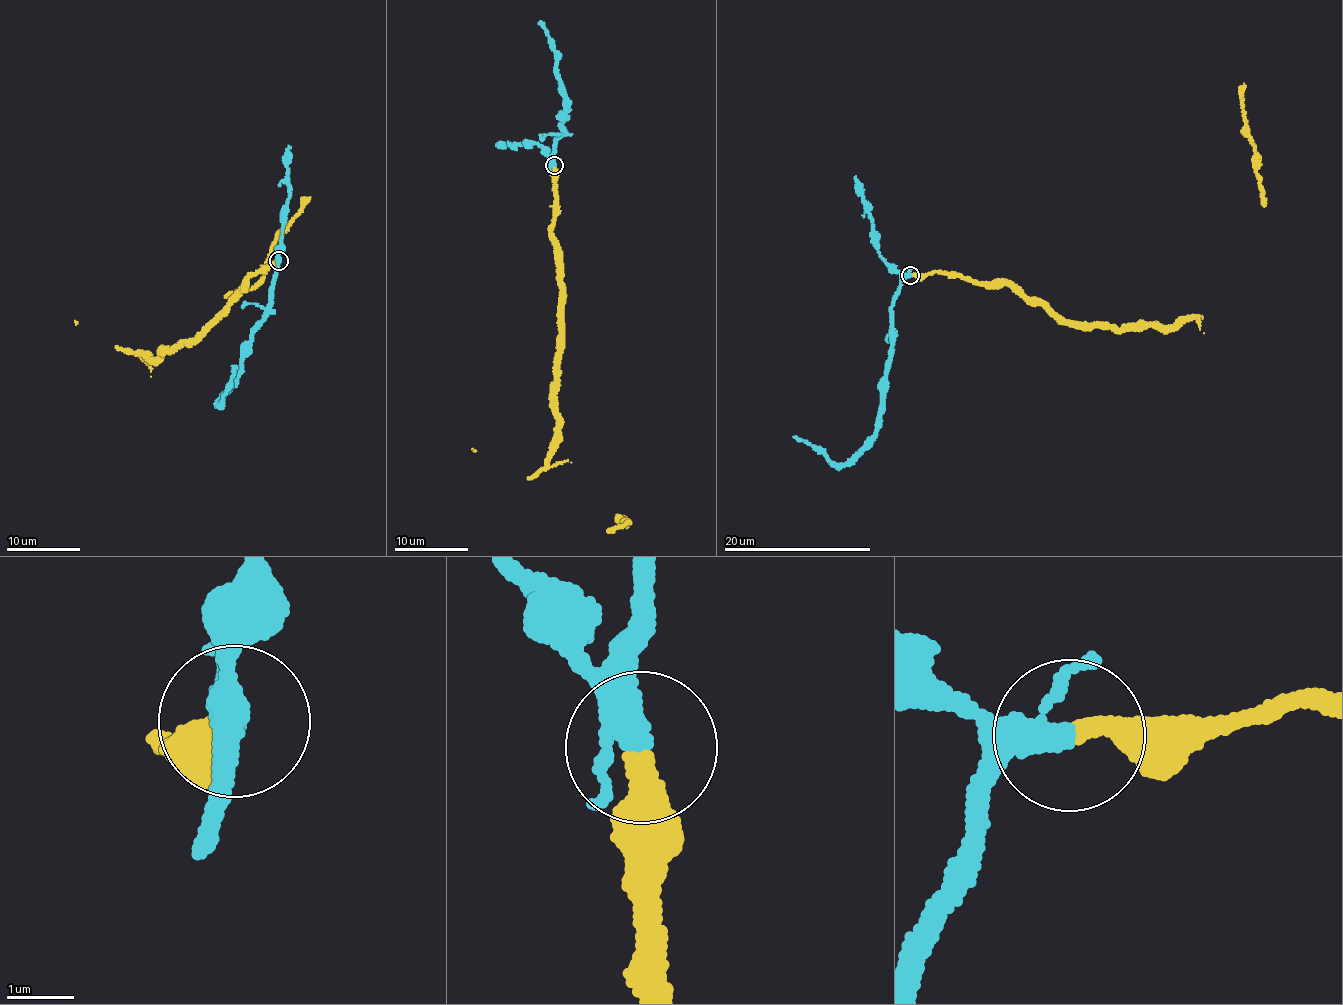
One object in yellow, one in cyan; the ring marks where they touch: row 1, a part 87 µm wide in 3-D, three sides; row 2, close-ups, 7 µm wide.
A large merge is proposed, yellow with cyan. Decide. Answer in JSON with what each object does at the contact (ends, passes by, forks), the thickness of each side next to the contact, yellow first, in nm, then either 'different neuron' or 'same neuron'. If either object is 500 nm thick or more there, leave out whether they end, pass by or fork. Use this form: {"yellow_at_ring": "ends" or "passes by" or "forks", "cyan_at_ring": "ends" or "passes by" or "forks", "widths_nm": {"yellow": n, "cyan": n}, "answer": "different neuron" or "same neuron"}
{"yellow_at_ring": "ends", "cyan_at_ring": "passes by", "widths_nm": {"yellow": 380, "cyan": 320}, "answer": "same neuron"}

